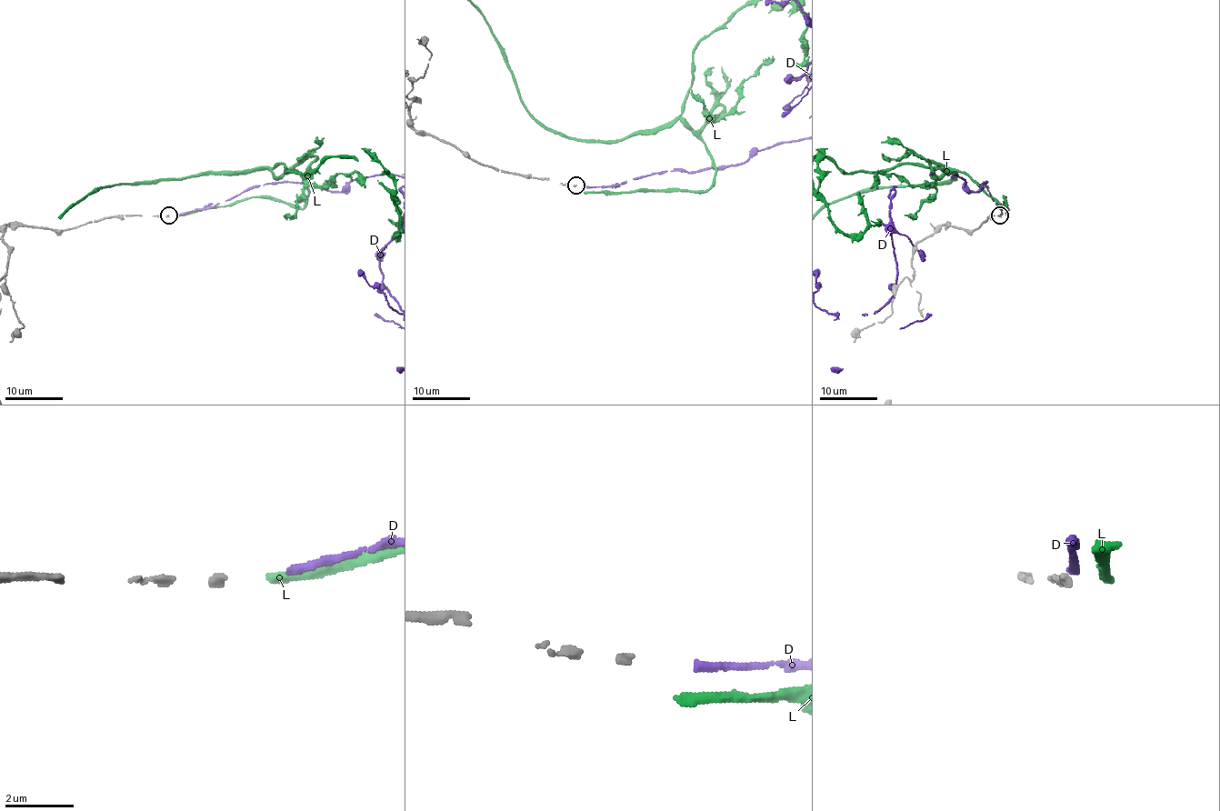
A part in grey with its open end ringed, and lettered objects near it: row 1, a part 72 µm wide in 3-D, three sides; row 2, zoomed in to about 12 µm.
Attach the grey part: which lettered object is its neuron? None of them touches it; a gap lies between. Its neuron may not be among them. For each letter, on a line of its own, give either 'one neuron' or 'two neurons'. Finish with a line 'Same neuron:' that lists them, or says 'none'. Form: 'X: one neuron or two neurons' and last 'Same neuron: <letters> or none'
D: one neuron
L: two neurons
Same neuron: D

